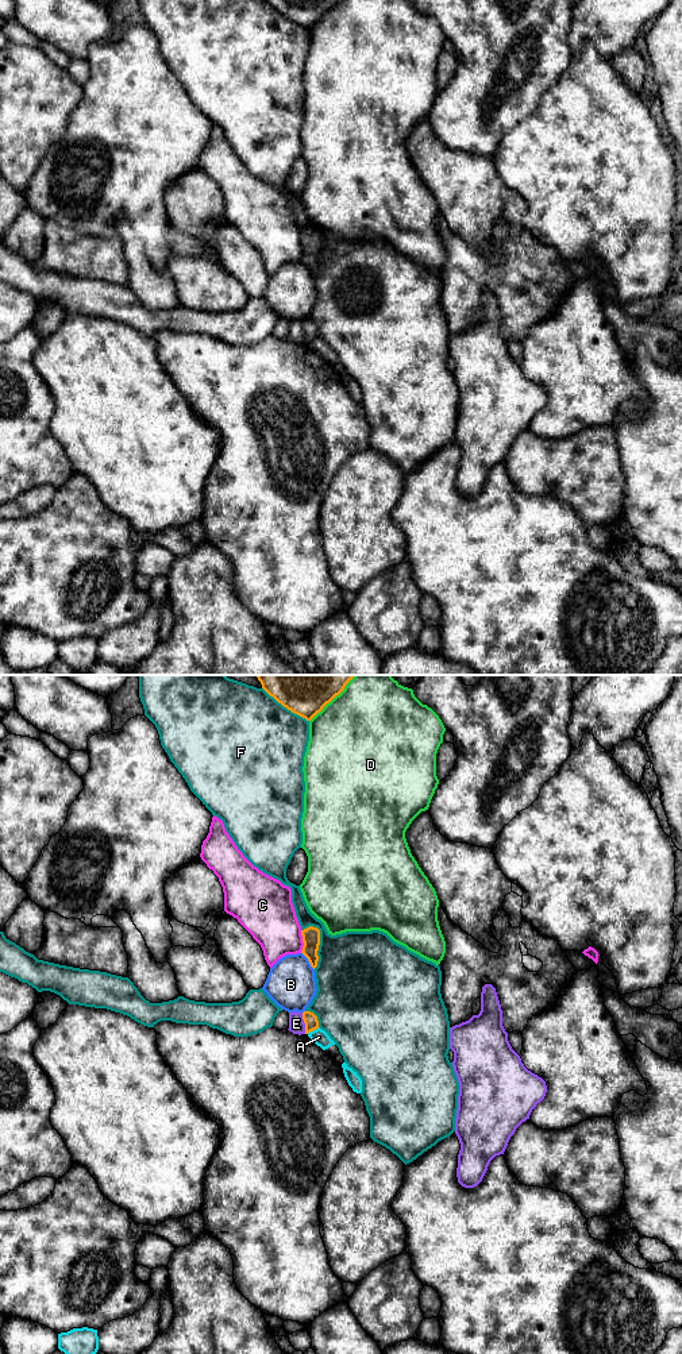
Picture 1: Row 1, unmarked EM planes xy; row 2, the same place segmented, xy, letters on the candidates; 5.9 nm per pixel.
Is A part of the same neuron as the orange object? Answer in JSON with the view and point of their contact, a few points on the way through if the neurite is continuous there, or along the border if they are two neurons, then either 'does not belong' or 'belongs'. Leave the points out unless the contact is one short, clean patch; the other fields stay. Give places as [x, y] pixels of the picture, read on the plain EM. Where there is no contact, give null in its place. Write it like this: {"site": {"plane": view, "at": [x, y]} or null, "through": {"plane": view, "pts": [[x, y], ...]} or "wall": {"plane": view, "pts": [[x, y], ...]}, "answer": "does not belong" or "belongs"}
{"site": {"plane": "xy", "at": [312, 339]}, "wall": {"plane": "xy", "pts": [[319, 336], [307, 342]]}, "answer": "does not belong"}

